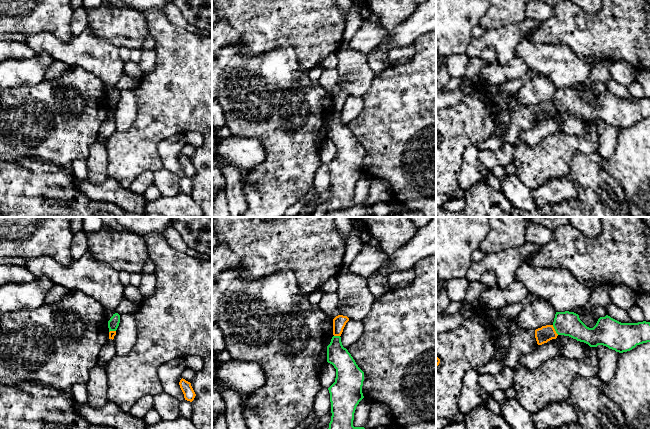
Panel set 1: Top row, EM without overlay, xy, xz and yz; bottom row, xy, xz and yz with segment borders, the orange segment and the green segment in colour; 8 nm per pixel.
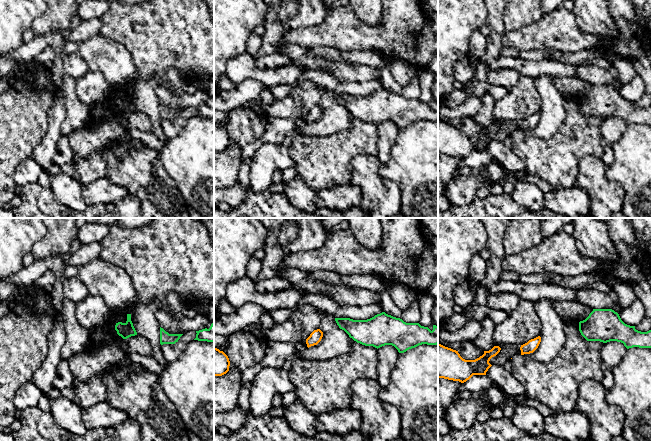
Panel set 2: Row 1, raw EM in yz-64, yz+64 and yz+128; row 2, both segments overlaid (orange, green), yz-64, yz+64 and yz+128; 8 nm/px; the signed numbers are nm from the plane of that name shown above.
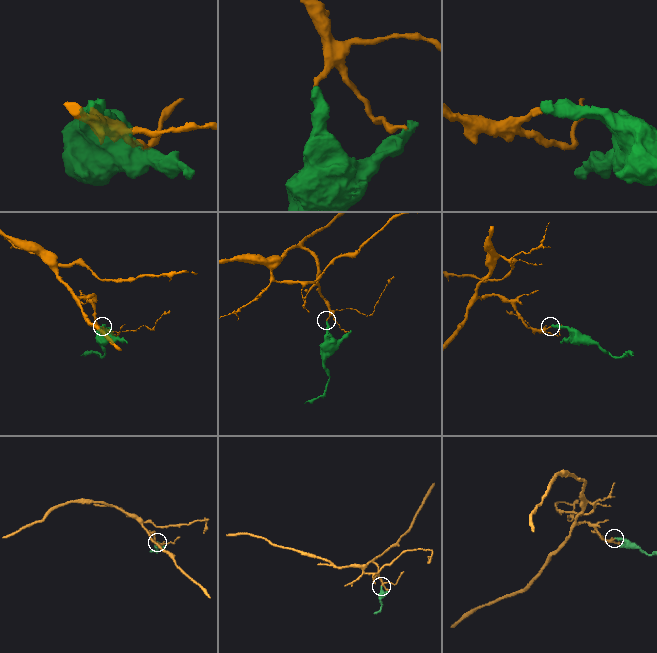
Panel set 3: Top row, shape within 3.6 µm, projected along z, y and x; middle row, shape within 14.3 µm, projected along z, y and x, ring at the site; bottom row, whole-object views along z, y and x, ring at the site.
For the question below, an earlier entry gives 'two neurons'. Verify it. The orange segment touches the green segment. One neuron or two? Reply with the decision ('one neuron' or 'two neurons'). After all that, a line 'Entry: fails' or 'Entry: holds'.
two neurons
Entry: holds

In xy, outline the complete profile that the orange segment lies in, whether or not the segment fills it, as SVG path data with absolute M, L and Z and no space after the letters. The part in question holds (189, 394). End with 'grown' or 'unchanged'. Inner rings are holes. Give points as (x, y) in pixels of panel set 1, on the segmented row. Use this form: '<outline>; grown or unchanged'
M182 378L179 382L179 385L184 394L185 400L192 402L196 394L191 386L191 383Z; unchanged

